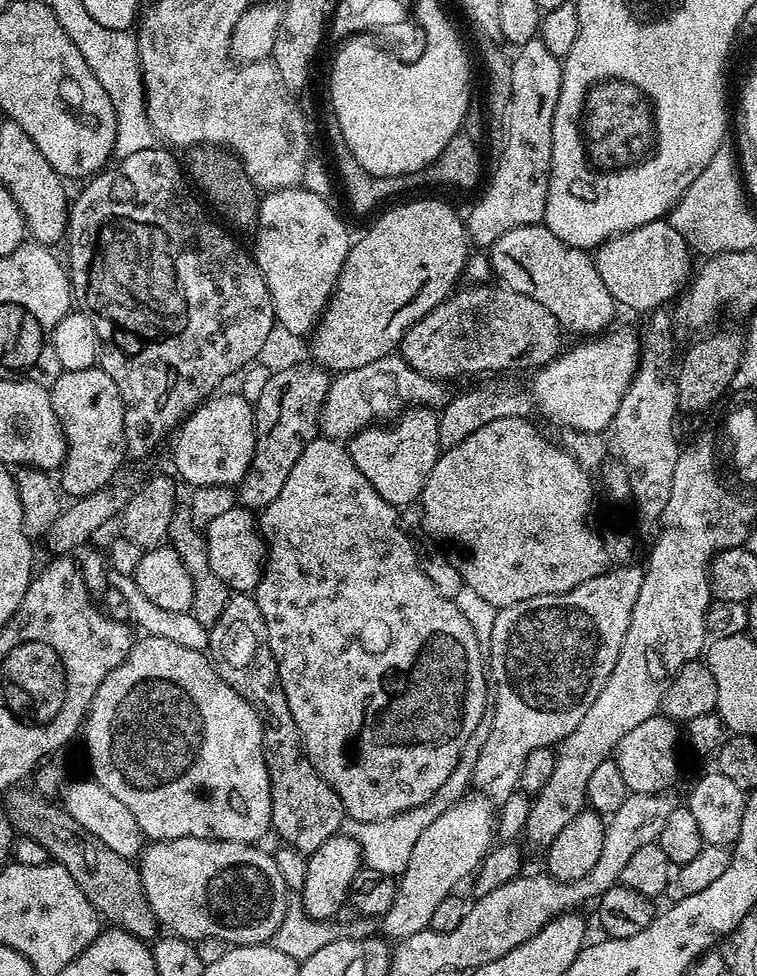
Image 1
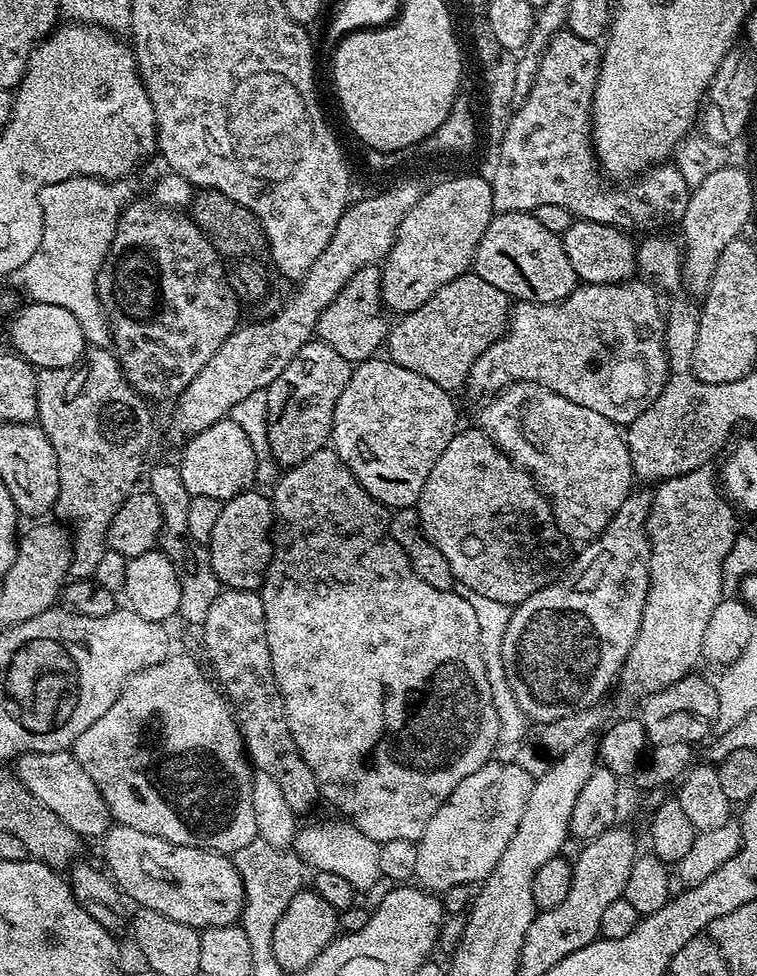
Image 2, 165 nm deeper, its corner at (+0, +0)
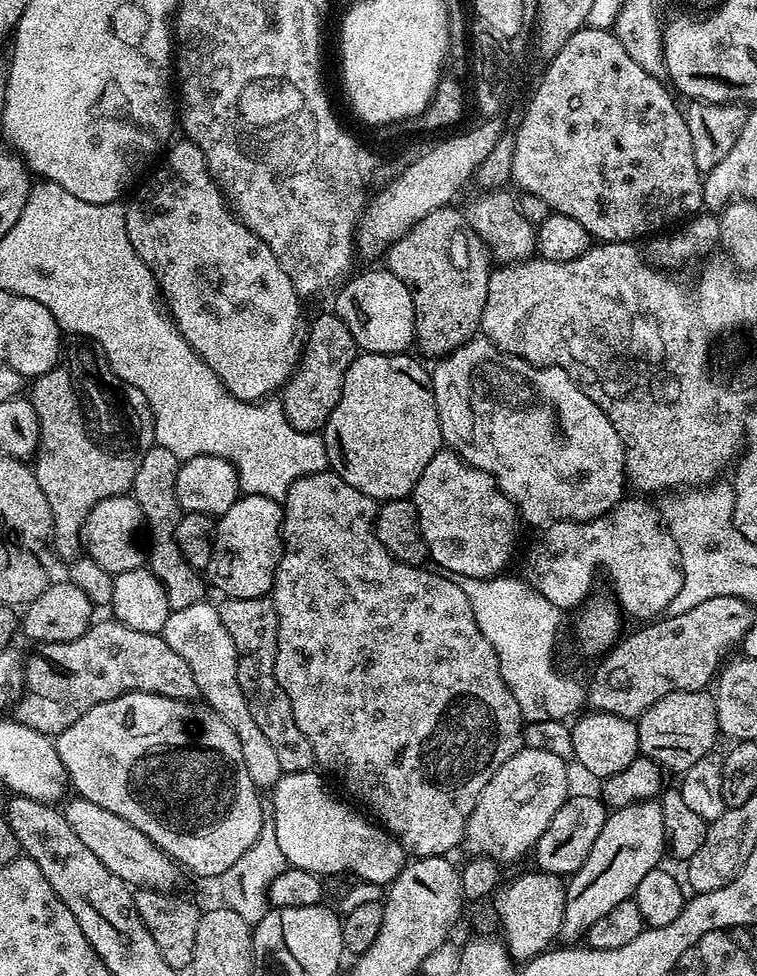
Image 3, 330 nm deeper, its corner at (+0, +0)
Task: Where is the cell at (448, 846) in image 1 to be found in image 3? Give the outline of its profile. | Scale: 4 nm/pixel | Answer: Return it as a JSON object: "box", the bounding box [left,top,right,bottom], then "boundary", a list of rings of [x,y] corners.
{"box":[462,747,568,862],"boundary":[[[523,747],[515,752],[486,782],[475,810],[466,822],[462,841],[473,857],[488,857],[507,862],[520,860],[536,847],[538,838],[550,826],[550,818],[568,801],[568,768],[565,757],[551,748]]]}

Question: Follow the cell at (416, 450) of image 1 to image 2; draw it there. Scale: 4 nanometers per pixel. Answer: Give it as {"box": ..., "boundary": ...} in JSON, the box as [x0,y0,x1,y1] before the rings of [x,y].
{"box":[331,358,458,510],"boundary":[[[373,358],[364,360],[355,365],[352,370],[350,382],[346,382],[346,390],[342,390],[342,398],[338,398],[338,406],[334,406],[334,422],[332,423],[331,447],[335,448],[338,458],[354,474],[354,478],[368,491],[379,504],[383,504],[389,510],[398,508],[411,508],[422,494],[422,486],[426,486],[426,478],[430,478],[430,470],[434,470],[434,462],[442,458],[442,450],[450,446],[450,438],[454,438],[458,431],[456,425],[456,404],[453,393],[442,390],[442,386],[434,386],[430,378],[422,378],[422,374],[414,374],[414,370],[406,370],[387,358]]]}

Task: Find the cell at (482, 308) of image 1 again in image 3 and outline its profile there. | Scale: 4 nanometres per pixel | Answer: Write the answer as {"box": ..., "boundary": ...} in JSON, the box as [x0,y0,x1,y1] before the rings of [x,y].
{"box":[387,206,490,358],"boundary":[[[449,206],[426,214],[426,218],[419,220],[405,236],[389,246],[387,260],[387,271],[402,278],[406,290],[410,290],[410,298],[414,302],[416,340],[424,347],[426,355],[431,358],[446,356],[480,332],[482,310],[486,306],[490,253],[482,238],[474,235],[468,227],[465,213],[461,209],[459,212],[456,206]]]}

